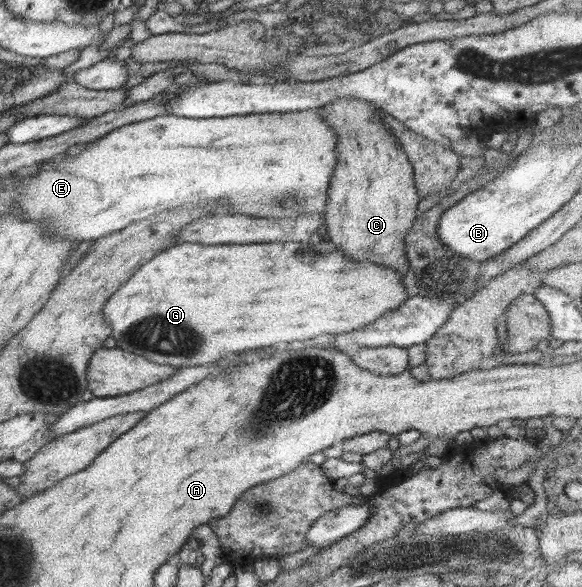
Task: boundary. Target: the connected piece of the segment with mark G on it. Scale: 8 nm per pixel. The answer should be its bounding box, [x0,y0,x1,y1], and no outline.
[103,240,409,367]

